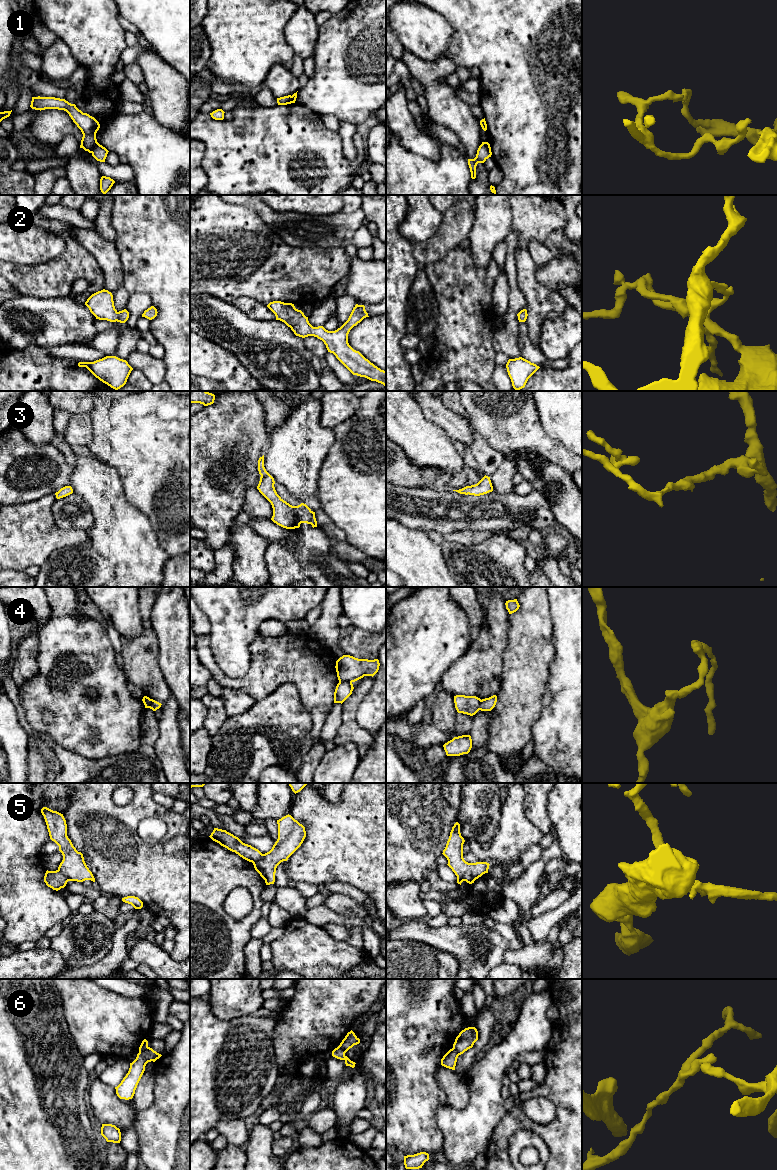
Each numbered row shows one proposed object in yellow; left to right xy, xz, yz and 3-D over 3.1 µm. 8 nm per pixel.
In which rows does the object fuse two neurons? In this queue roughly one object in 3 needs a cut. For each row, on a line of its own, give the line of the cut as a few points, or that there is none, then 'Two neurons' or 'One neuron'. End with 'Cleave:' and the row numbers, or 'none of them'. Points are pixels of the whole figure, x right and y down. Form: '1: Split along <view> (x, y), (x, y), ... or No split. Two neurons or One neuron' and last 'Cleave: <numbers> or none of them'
1: Split along xy (97, 142), (91, 152). Two neurons
2: No split. One neuron
3: No split. One neuron
4: Split along xz (351, 681), (339, 682). Two neurons
5: Split along xy (58, 869), (69, 880). Two neurons
6: Split along xy (148, 1047), (139, 1052). Two neurons
Cleave: 1, 4, 5, 6

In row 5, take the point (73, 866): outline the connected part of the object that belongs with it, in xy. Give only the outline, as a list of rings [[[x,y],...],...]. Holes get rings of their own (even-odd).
[[[43,807],[41,813],[44,816],[50,839],[59,846],[59,851],[63,855],[58,870],[69,881],[83,882],[91,880],[95,882],[92,872],[84,861],[83,854],[76,850],[67,836],[67,824],[63,814],[47,807]]]

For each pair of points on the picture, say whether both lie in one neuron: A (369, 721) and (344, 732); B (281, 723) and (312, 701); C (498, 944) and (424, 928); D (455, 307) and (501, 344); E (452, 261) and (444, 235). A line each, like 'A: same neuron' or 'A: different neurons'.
A: different neurons
B: different neurons
C: same neuron
D: different neurons
E: different neurons

